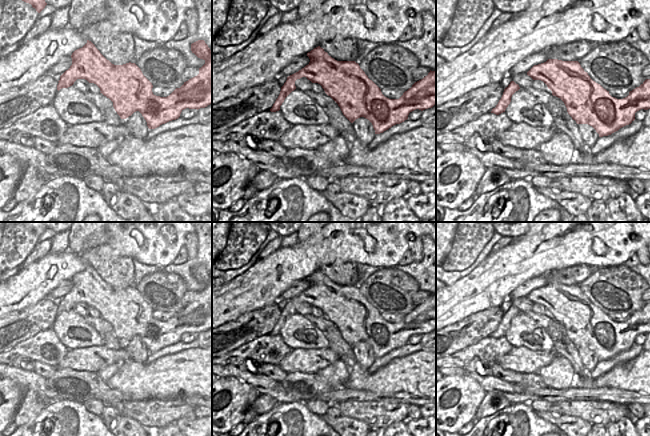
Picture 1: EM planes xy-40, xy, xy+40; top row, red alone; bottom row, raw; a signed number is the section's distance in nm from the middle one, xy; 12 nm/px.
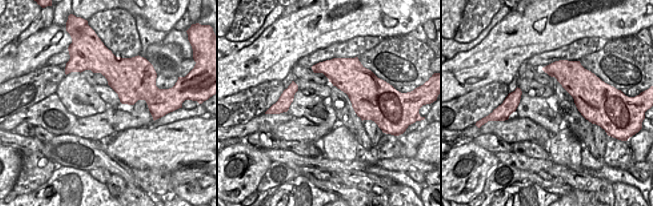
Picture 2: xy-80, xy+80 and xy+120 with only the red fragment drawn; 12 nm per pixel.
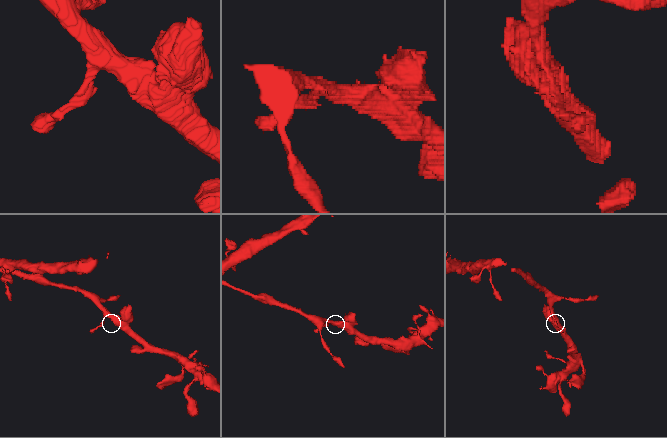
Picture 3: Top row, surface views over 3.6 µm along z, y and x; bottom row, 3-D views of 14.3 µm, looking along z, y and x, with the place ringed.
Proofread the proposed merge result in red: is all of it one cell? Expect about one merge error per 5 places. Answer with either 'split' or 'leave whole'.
leave whole

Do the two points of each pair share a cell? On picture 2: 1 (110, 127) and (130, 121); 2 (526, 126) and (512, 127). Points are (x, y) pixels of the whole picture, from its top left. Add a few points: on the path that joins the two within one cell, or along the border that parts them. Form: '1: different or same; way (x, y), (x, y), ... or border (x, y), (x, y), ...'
1: same; way (114, 122), (125, 121)
2: same; way (523, 127), (515, 127)

